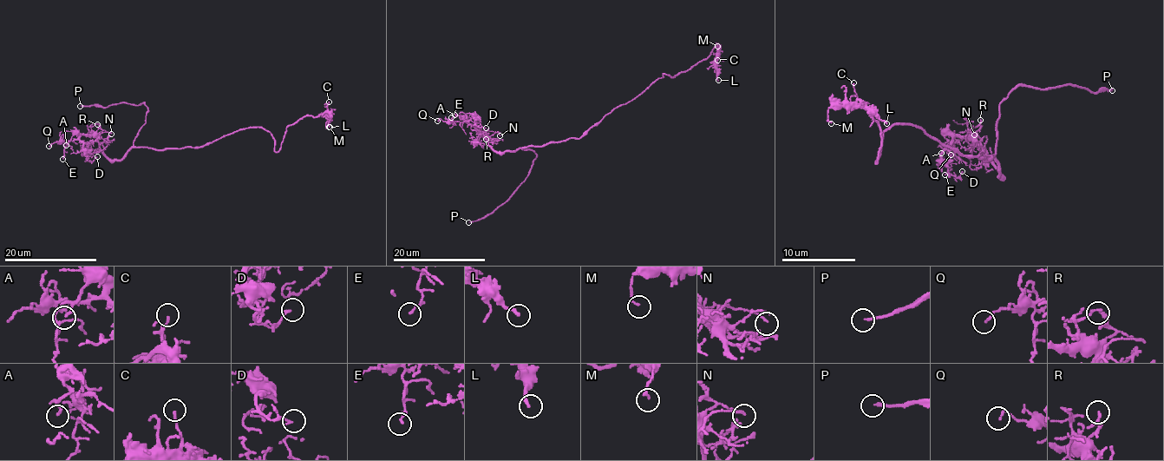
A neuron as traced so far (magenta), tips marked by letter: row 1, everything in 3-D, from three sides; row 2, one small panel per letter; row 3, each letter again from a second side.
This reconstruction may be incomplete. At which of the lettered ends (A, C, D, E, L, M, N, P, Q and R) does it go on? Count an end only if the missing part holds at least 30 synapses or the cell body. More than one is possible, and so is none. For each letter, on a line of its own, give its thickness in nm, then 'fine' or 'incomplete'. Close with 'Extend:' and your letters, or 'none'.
A: calibre 140 nm; fine
C: calibre 130 nm; fine
D: calibre 120 nm; fine
E: calibre 140 nm; fine
L: calibre 200 nm; fine
M: calibre 160 nm; fine
N: calibre 90 nm; fine
P: calibre 180 nm; incomplete
Q: calibre 130 nm; fine
R: calibre 120 nm; fine
Extend: P

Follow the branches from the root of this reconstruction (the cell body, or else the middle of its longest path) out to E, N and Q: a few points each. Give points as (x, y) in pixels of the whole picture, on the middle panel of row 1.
E: (595, 125), (579, 138), (497, 153), (467, 121), (453, 123), (451, 117)
N: (595, 125), (579, 138), (497, 153), (488, 143), (486, 132), (493, 131), (500, 135)
Q: (595, 125), (579, 138), (497, 153), (467, 121), (447, 121), (440, 118), (437, 121)

